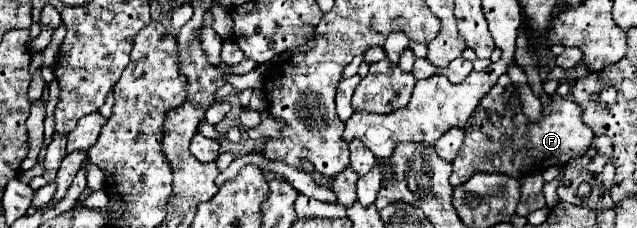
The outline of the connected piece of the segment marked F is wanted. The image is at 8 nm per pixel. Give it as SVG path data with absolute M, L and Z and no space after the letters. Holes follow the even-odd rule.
M502 76L496 86L480 100L478 108L470 116L464 132L466 140L458 150L458 156L452 162L450 184L458 186L466 182L476 172L500 172L513 178L520 178L530 172L540 172L548 166L564 166L576 156L586 154L594 132L582 122L584 108L572 100L552 98L552 104L544 108L544 116L536 124L528 124L526 118L514 118L514 110L508 108L508 98L514 94L514 84L508 76ZM510 136L512 144L504 144L504 138Z

